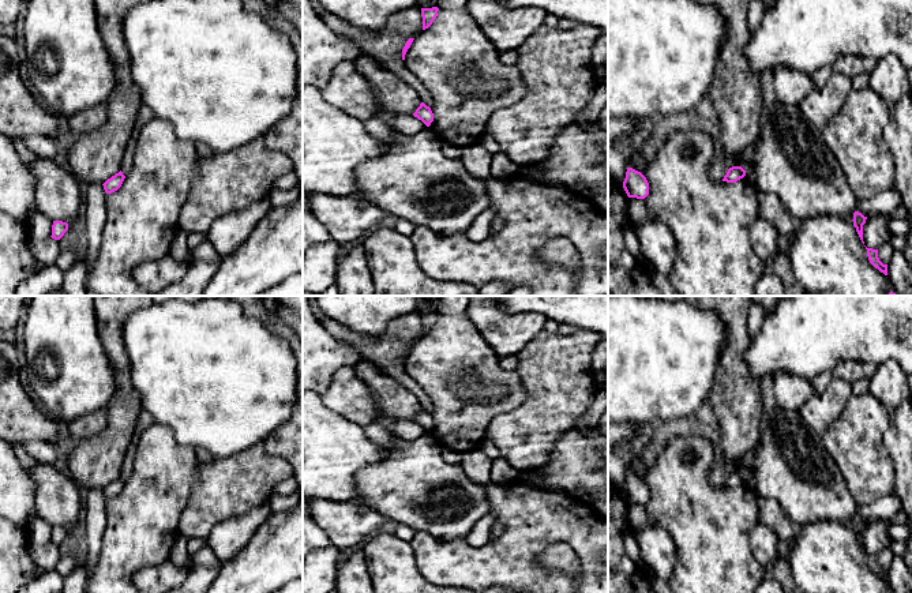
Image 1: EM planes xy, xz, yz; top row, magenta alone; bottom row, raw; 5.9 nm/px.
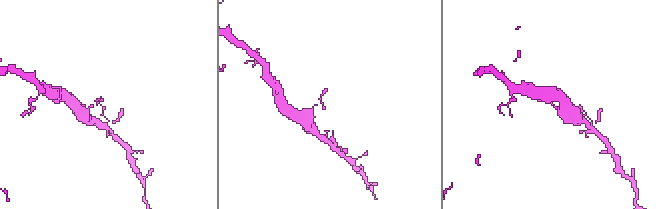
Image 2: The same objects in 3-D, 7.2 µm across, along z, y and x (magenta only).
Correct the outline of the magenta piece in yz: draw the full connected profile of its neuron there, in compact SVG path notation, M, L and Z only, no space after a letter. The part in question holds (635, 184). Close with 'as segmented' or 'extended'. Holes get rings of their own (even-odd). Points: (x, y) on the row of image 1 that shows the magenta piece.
M627 168L623 188L628 198L645 199L649 195L646 177L633 168Z; as segmented

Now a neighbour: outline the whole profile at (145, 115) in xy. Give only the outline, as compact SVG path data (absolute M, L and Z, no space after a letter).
M143 104L139 106L138 115L135 117L134 128L132 128L132 135L130 138L130 142L128 142L128 146L124 151L124 157L123 157L123 162L121 162L120 170L123 172L124 176L127 176L132 168L134 151L135 151L135 146L138 142L139 132L154 117L155 117L154 112L149 106L146 106Z

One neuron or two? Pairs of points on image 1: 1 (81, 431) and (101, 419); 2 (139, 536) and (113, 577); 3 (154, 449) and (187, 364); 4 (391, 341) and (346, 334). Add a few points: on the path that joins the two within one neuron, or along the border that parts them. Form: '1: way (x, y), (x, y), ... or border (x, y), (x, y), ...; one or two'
1: way (86, 427), (96, 421); one
2: way (130, 545), (122, 554), (115, 567); one
3: border (156, 421), (168, 427), (179, 443), (188, 446); two
4: way (381, 342), (360, 342), (357, 340); one

